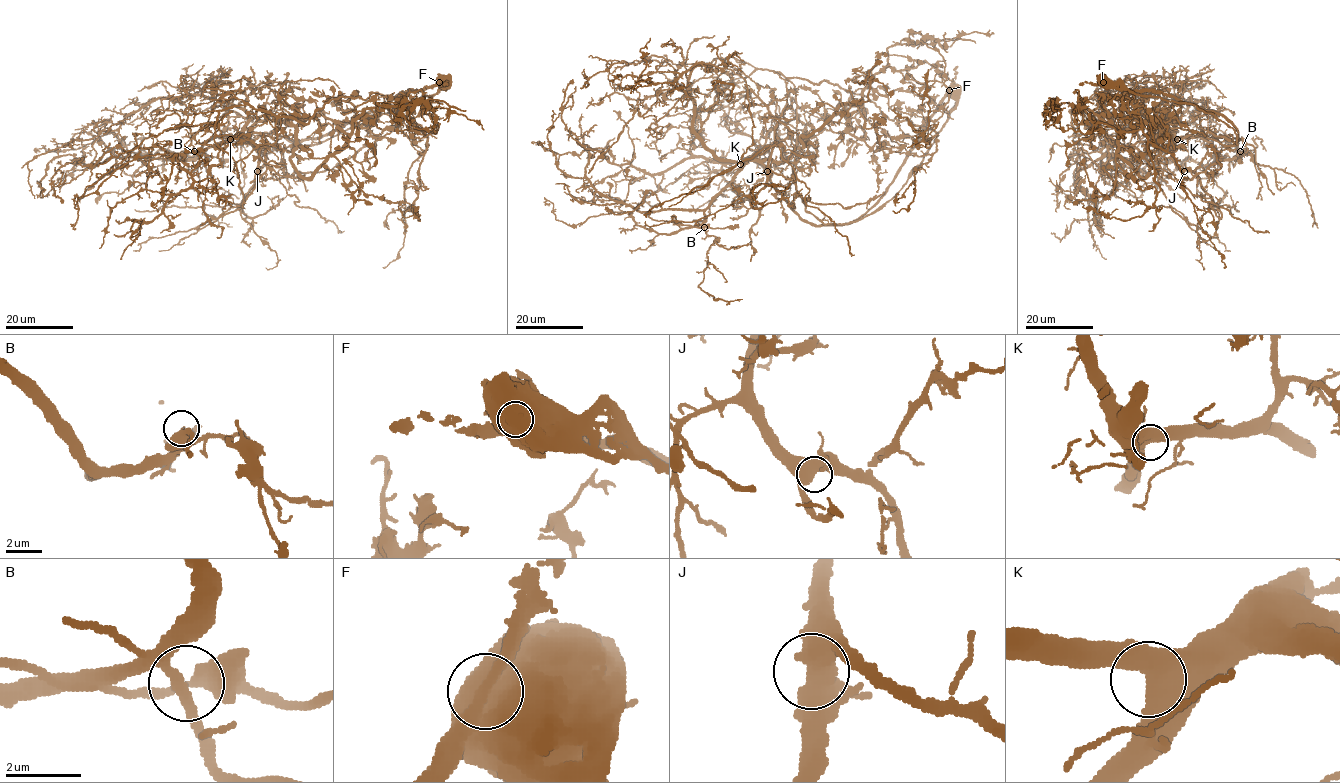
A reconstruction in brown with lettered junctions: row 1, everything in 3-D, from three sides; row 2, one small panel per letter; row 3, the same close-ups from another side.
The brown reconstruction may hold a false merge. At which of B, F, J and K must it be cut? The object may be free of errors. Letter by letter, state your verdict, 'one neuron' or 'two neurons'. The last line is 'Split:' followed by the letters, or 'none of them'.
B: one neuron
F: two neurons
J: one neuron
K: one neuron
Split: F

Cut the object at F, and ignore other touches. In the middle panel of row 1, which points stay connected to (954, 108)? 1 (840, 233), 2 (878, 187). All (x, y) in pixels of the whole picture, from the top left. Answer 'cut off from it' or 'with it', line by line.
1: with it
2: cut off from it

